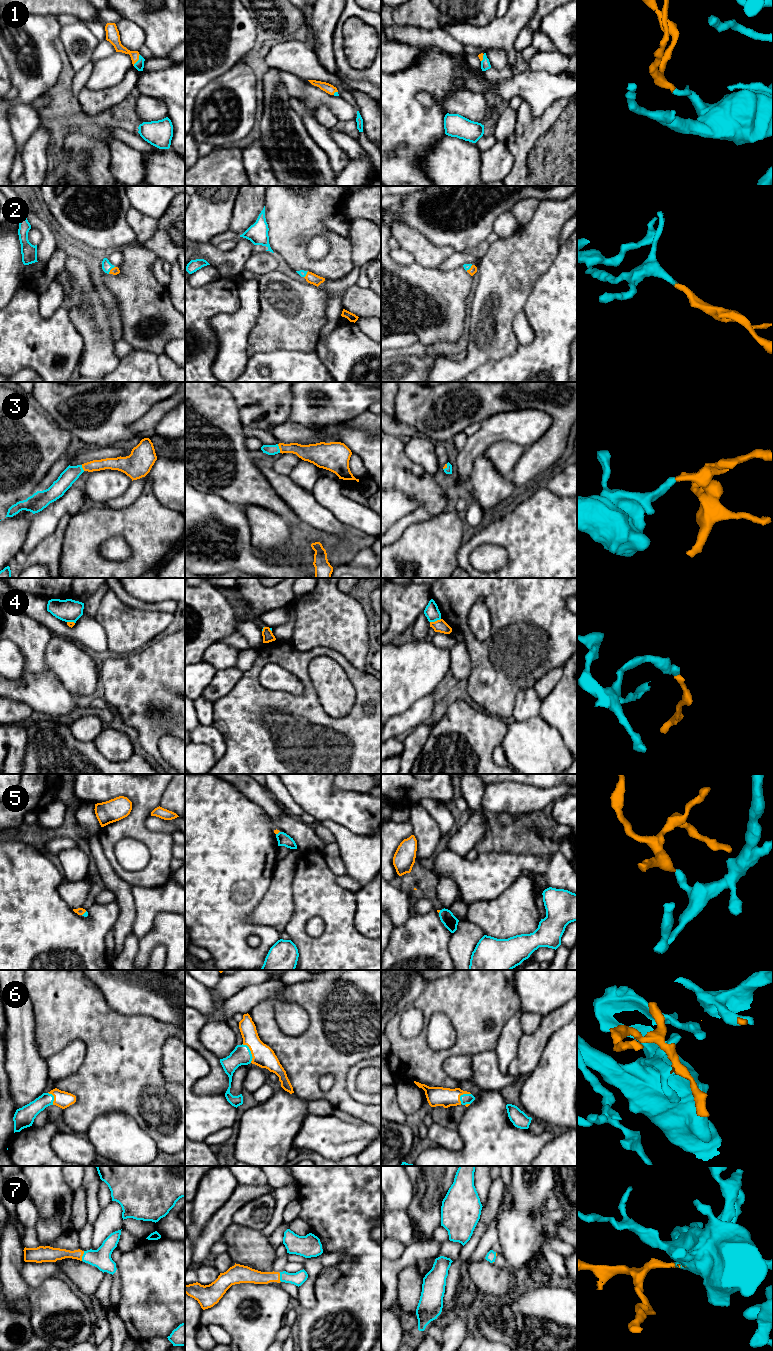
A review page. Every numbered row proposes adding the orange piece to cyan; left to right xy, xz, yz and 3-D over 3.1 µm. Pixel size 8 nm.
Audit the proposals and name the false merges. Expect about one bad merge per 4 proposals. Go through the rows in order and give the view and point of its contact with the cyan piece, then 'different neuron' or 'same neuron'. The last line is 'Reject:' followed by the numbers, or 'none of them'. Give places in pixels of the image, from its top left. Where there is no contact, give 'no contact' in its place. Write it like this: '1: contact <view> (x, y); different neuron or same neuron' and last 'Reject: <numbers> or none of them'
1: contact xy (138, 60); same neuron
2: contact xy (110, 269); same neuron
3: contact xz (278, 448); same neuron
4: contact yz (435, 620); different neuron
5: contact xy (84, 913); same neuron
6: contact xz (250, 1052); same neuron
7: contact xy (82, 1256); same neuron
Reject: 4

